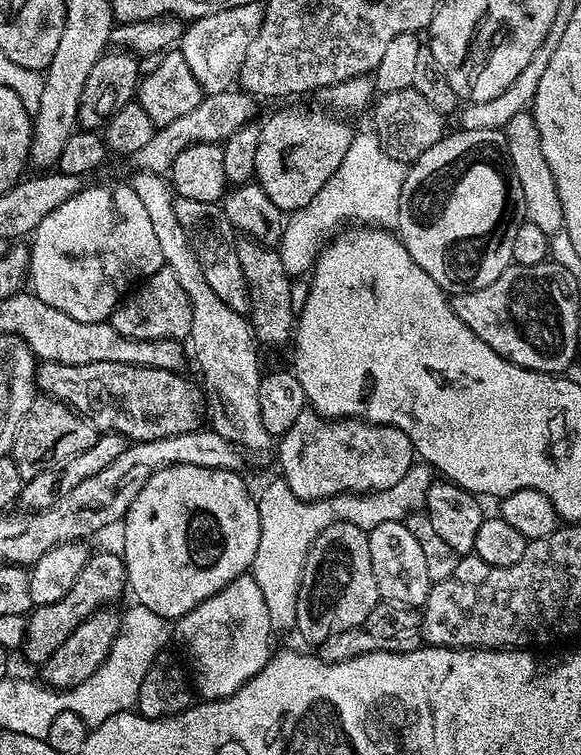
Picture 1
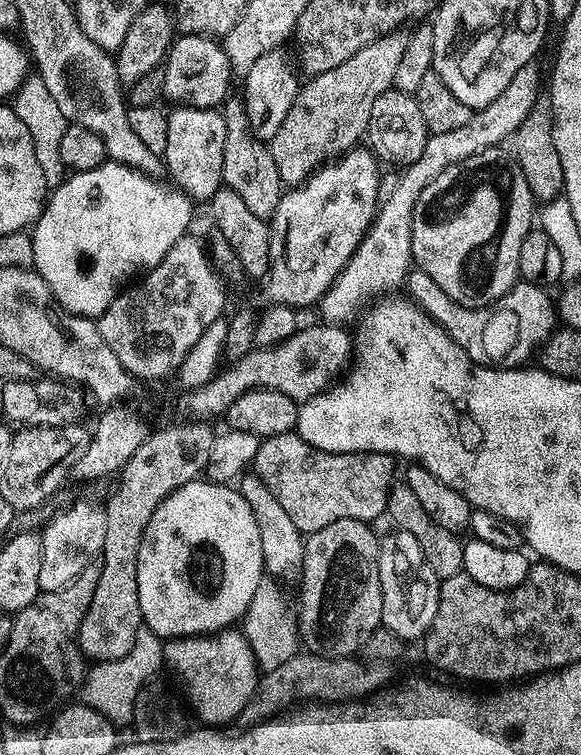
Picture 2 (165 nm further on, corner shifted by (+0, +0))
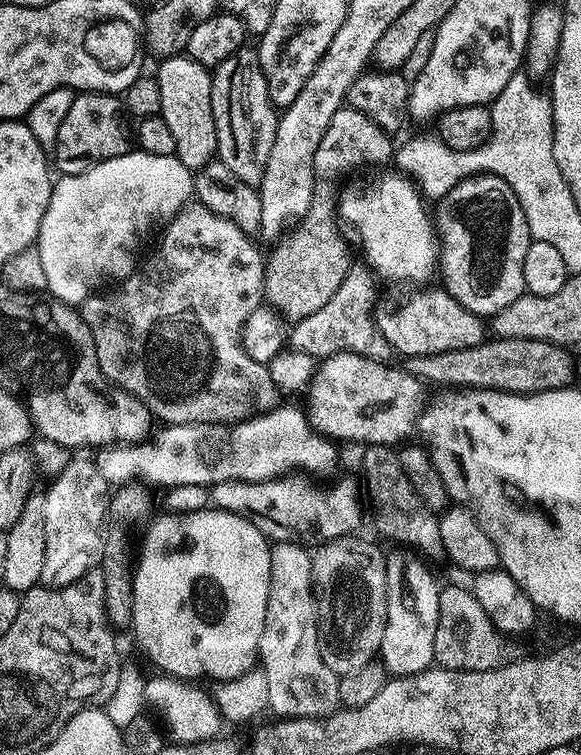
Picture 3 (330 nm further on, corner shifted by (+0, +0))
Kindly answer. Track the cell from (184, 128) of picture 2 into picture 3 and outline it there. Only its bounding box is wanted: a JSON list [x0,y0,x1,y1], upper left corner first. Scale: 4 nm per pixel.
[154,54,216,170]

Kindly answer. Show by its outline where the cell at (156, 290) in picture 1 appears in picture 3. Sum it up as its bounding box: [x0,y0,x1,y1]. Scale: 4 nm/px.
[78,206,278,425]

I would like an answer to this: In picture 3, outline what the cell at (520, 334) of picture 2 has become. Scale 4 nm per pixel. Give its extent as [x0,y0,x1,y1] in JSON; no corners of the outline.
[376,286,486,358]

